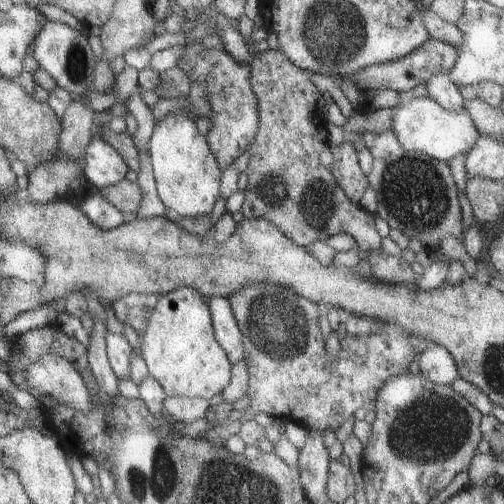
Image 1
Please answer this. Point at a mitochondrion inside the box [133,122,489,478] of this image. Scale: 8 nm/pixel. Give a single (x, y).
(434, 427)

